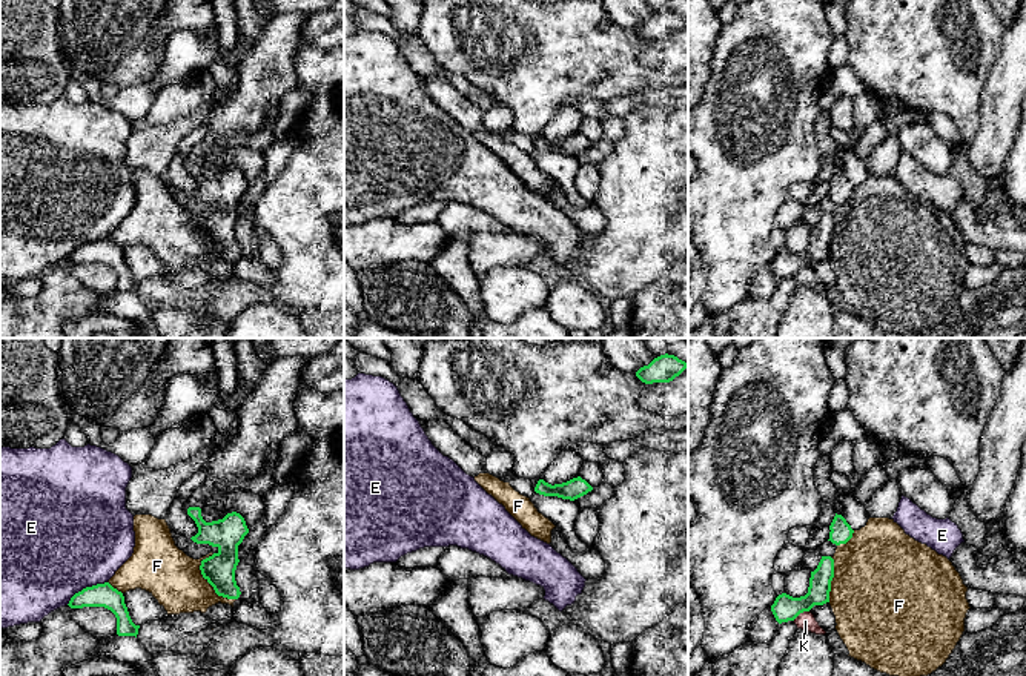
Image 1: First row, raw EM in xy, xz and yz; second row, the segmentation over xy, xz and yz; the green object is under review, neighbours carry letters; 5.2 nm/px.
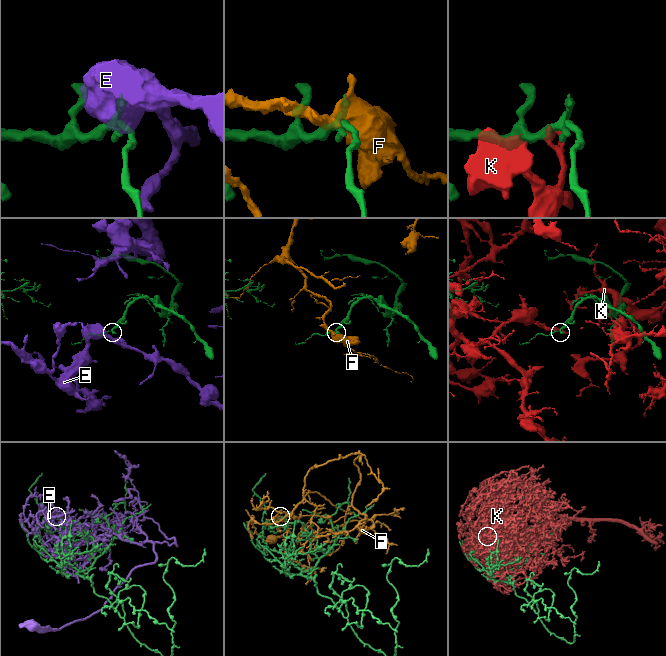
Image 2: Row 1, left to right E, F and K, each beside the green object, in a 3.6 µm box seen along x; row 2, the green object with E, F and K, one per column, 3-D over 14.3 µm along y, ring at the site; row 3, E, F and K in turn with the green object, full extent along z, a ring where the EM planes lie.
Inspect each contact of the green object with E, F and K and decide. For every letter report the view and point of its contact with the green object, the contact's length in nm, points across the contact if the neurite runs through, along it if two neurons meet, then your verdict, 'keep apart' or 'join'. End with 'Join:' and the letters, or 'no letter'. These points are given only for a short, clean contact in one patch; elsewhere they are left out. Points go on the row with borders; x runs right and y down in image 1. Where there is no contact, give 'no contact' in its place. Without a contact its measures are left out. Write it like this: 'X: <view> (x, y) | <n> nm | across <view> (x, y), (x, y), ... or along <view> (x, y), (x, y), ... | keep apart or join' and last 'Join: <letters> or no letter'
E: xy (86, 587) | 240 nm | keep apart
F: xy (211, 584) | 280 nm | keep apart
K: yz (800, 612) | 100 nm | keep apart
Join: no letter

